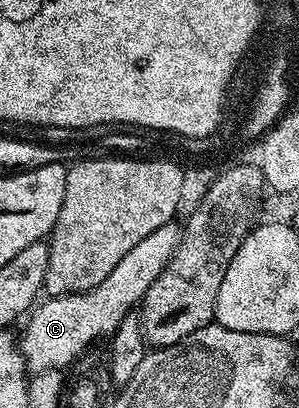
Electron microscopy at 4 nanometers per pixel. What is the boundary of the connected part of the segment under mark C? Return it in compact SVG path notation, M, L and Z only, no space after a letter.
M171 221L160 225L160 229L156 229L156 233L148 233L148 237L144 237L144 241L140 241L133 247L120 261L120 265L116 265L116 269L112 269L112 273L108 277L104 277L104 281L100 281L100 285L96 285L96 289L86 292L85 295L56 295L43 298L29 312L28 318L25 320L26 328L23 329L22 335L20 331L20 350L26 358L27 368L34 373L62 371L73 359L81 360L89 352L86 350L89 349L90 342L98 343L101 339L102 342L109 340L110 336L116 333L120 321L124 321L124 317L131 314L141 304L142 298L146 296L152 283L160 277L160 273L166 271L168 261L174 256L174 251L182 240L183 228L179 224L177 227L176 224L177 222Z

